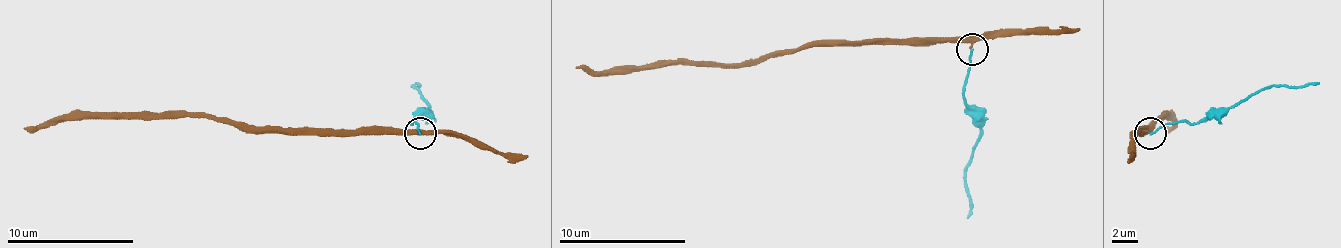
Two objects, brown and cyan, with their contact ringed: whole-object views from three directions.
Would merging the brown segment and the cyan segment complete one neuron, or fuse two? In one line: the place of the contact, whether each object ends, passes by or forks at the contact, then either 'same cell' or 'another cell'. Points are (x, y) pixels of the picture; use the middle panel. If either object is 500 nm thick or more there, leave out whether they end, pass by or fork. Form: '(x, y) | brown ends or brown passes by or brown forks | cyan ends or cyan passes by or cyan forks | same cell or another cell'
(972, 49) | brown passes by | cyan ends | another cell

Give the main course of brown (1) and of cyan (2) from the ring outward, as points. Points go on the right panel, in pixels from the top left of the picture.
1: (1149, 132), (1143, 132), (1165, 116), (1168, 129)
2: (1149, 132), (1168, 123), (1206, 123), (1266, 88), (1320, 84)

